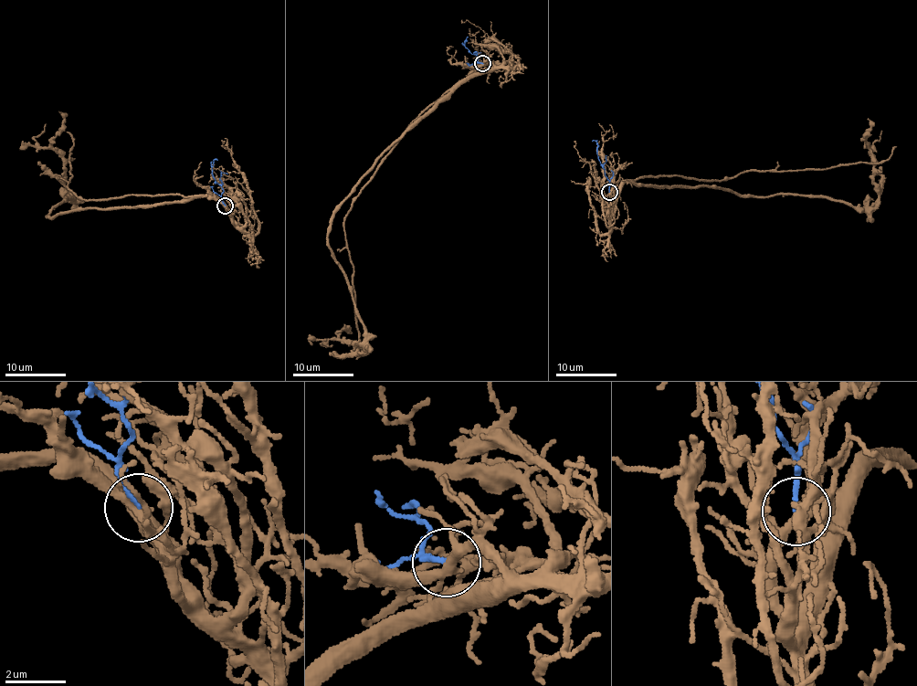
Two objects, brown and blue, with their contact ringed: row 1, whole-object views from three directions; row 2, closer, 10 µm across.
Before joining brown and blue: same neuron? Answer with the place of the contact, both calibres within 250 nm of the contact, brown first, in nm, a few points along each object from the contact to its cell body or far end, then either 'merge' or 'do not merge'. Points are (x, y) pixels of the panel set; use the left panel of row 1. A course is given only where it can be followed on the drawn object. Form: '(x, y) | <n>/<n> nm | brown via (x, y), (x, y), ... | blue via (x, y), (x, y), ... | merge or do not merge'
(225, 205) | 280/150 nm | brown via (225, 205), (193, 195), (48, 217), (64, 199), (72, 200), (64, 158), (52, 145), (63, 121), (58, 110) | blue via (225, 205), (220, 195), (223, 187), (211, 173), (213, 161), (218, 160) | merge

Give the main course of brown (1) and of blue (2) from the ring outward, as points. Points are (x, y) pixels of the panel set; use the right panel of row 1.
1: (609, 192), (629, 179), (752, 196), (816, 195), (869, 207), (878, 197), (869, 118)
2: (609, 192), (608, 181), (596, 153), (597, 142), (592, 141)

